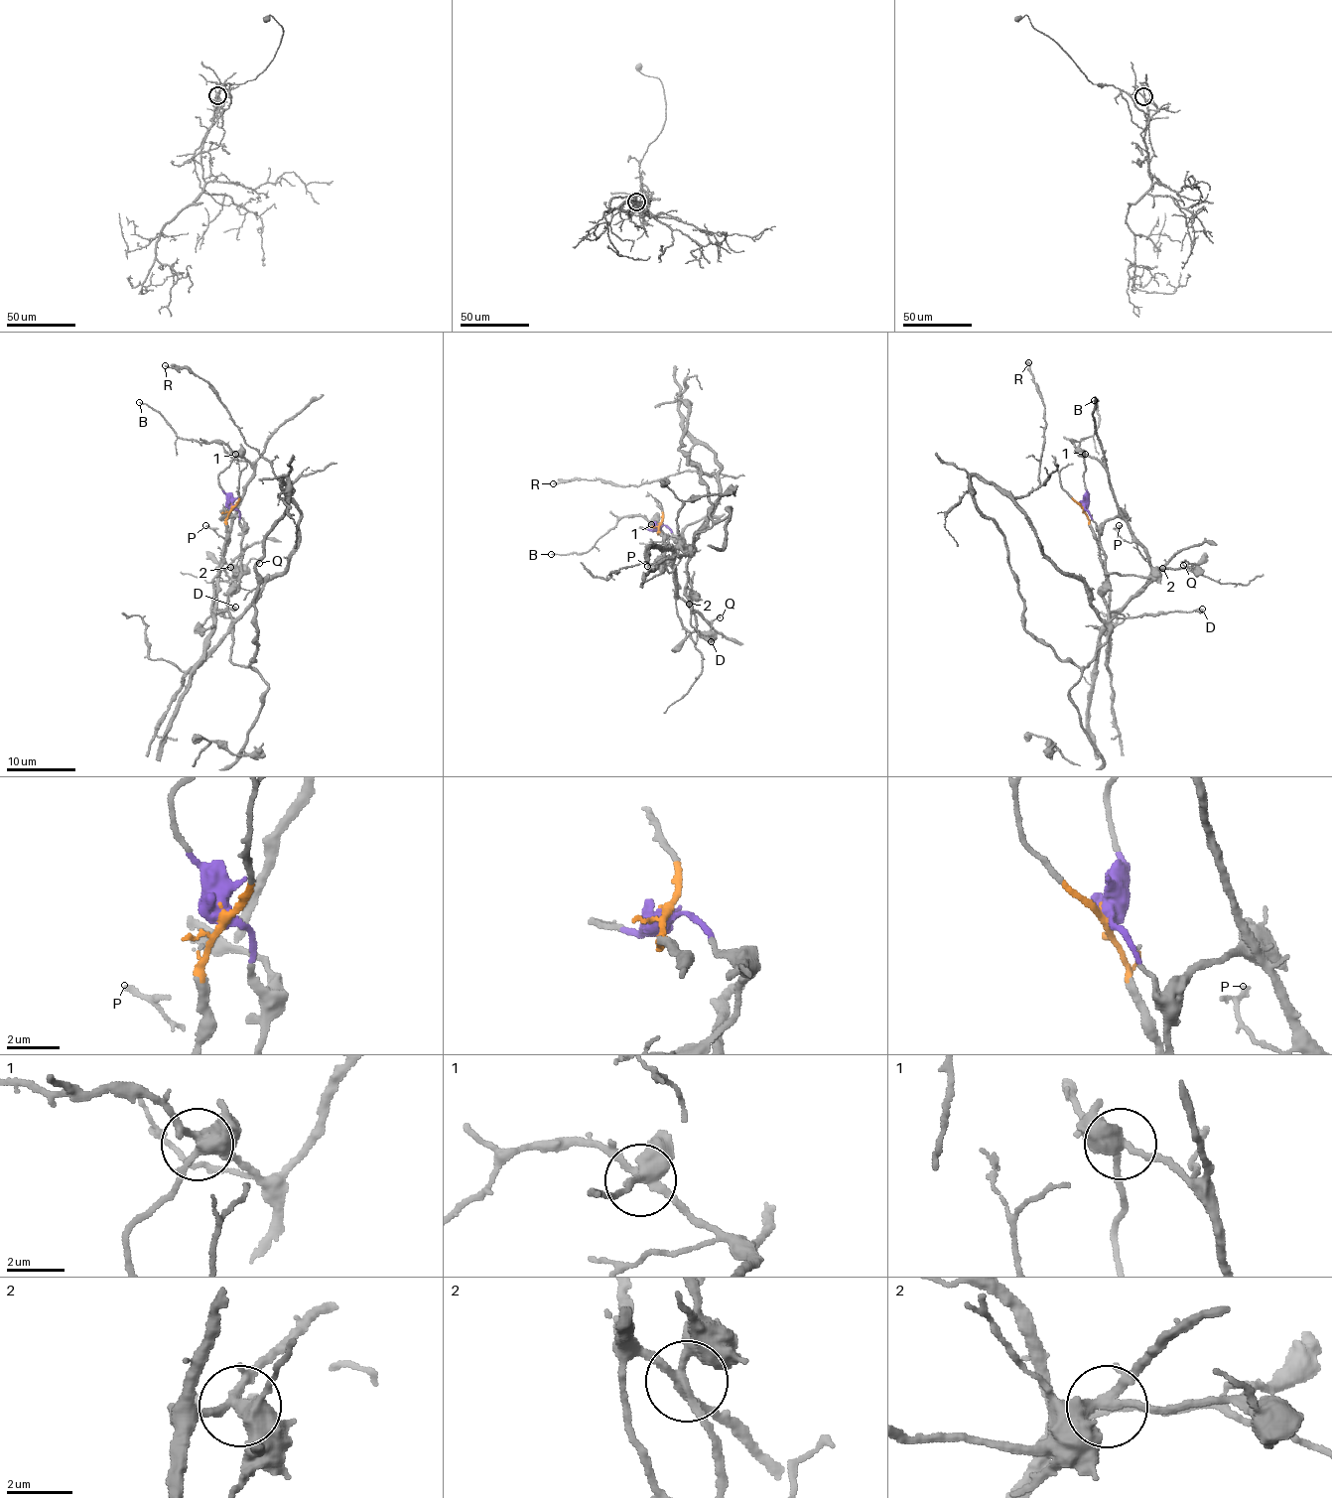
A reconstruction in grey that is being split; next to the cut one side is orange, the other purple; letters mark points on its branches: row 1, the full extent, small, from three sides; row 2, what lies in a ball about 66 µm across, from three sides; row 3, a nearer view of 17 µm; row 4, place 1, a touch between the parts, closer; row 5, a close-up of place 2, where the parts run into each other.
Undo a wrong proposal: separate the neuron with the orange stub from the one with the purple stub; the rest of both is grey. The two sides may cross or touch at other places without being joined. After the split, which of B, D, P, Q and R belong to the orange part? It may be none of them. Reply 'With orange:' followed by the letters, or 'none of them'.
With orange: B, P

